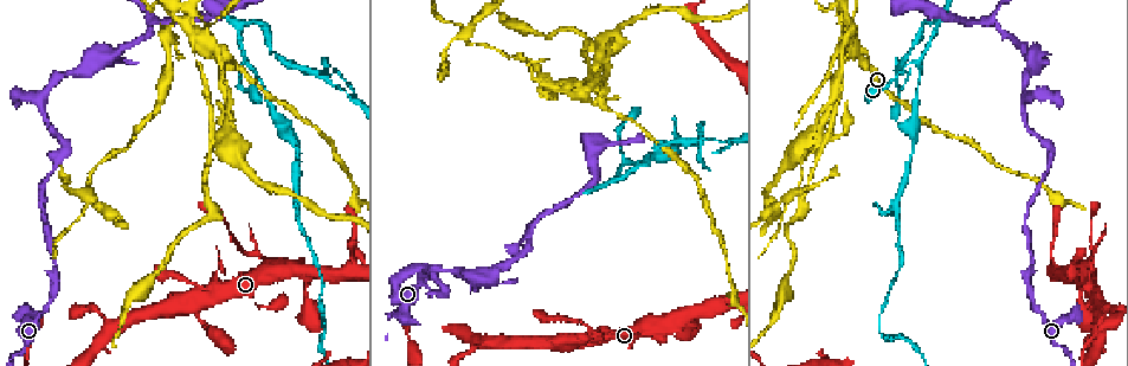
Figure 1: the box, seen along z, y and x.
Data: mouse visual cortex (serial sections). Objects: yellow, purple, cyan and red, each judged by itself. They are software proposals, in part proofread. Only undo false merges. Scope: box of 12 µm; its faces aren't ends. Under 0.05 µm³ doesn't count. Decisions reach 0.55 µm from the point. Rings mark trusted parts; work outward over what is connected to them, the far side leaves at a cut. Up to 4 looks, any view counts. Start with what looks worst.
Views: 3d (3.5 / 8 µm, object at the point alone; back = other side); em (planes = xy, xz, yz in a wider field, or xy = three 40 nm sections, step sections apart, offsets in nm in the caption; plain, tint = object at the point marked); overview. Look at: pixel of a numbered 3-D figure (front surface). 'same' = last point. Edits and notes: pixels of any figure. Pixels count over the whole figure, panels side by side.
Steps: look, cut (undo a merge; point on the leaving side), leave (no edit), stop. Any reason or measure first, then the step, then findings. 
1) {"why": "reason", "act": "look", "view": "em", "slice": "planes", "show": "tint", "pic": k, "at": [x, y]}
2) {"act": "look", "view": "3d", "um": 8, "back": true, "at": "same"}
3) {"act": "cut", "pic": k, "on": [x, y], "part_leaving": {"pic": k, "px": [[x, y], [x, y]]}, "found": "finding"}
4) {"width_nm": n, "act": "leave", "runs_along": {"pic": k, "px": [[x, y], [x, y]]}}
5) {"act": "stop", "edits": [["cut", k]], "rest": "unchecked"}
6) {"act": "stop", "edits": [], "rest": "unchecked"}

{"why": "abrupt turn", "act": "look", "view": "3d", "um": 8, "pic": 1, "at": [620, 179]}

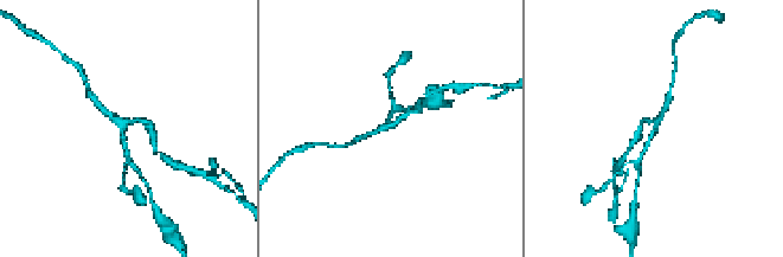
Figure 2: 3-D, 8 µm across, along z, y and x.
{"why": "zoom in", "act": "look", "view": "3d", "um": 3.5, "pic": 2, "at": [123, 128]}

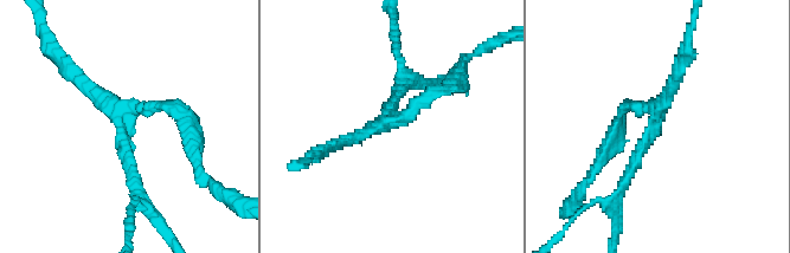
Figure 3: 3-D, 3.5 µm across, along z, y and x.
{"arms": 3, "arm_widths_nm": [150, 150, 150], "why": "now the EM", "act": "look", "view": "em", "slice": "planes", "show": "tint", "pic": 3, "at": [393, 125]}

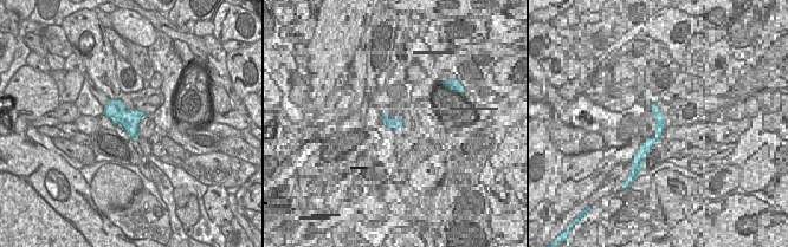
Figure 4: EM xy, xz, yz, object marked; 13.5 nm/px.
{"width_nm": 300, "act": "leave", "runs_along": {"pic": 3, "px": [[139, 187], [128, 114], [172, 106], [186, 122]]}, "found": "all the same cell"}

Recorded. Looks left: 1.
{"why": "thin arm on a thick one", "act": "look", "view": "3d", "um": 3.5, "pic": 1, "at": [863, 58]}

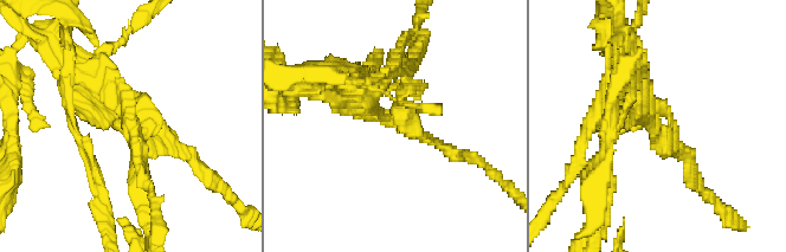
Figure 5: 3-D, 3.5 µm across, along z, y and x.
{"act": "cut", "pic": 5, "on": [124, 89], "part_leaving": {"pic": 5, "px": [[678, 149], [645, 120], [605, 142]]}, "found": "a second cell is stuck on"}

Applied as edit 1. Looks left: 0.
{"act": "stop", "edits": [["cut", 5]], "rest": "unchecked"}

